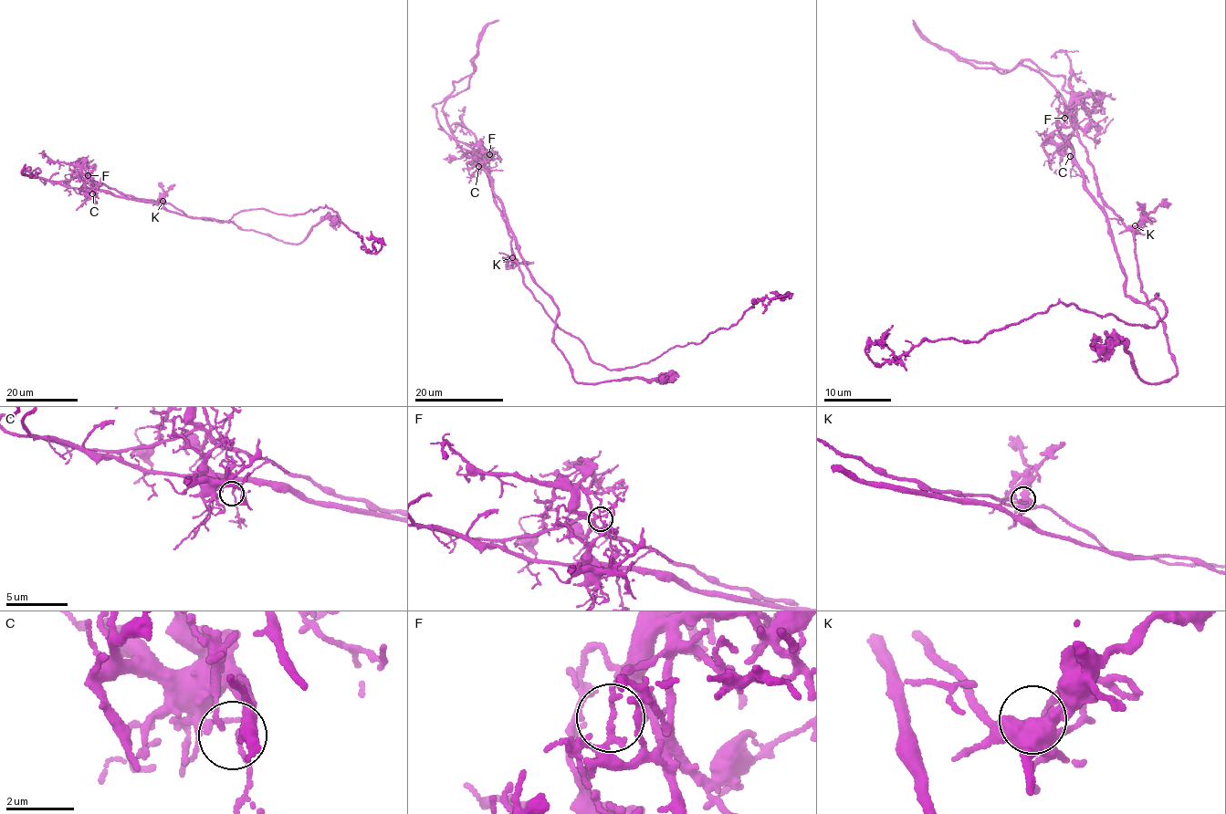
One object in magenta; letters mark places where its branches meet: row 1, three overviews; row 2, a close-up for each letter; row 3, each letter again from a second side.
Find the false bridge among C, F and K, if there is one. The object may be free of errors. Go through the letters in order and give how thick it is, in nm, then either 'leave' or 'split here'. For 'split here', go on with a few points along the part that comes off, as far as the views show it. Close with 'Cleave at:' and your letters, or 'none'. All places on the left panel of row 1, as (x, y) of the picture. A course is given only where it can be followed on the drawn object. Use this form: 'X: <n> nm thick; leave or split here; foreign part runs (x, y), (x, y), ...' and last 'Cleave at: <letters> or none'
C: 110 nm thick; leave
F: 130 nm thick; split here; foreign part runs (88, 175), (191, 217), (327, 206), (367, 251), (382, 238)
K: 600 nm thick; leave
Cleave at: F

